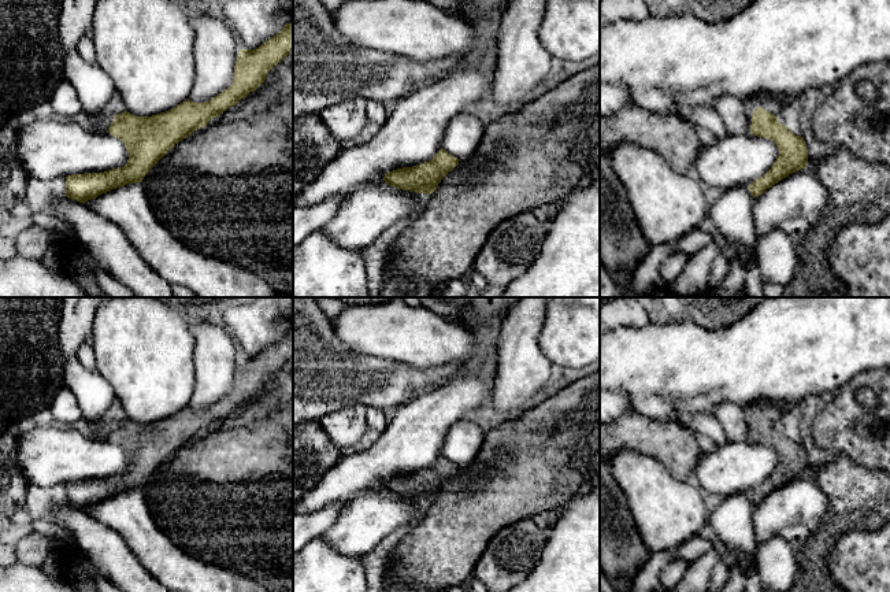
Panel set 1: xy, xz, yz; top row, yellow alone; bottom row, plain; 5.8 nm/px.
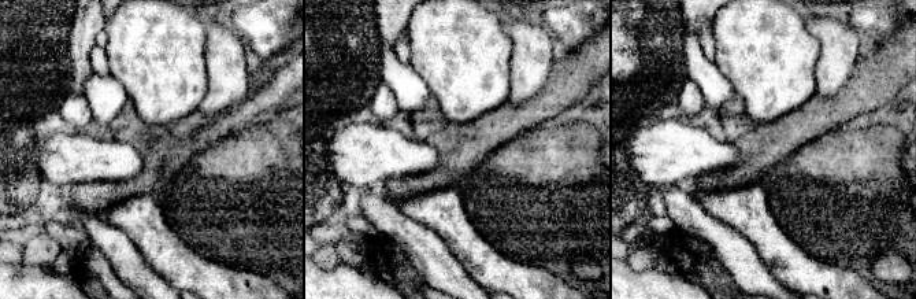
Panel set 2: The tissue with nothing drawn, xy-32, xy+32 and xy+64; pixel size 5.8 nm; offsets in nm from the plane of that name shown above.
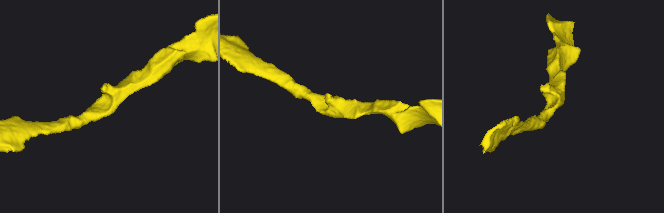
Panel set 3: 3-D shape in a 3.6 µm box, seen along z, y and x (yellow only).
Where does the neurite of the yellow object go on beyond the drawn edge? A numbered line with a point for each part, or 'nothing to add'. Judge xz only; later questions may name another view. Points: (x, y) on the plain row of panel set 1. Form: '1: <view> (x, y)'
nothing to add

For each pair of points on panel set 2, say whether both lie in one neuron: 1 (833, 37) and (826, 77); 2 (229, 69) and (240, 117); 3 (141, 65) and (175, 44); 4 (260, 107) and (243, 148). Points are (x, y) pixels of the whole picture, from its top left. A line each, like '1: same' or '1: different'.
1: same
2: different
3: same
4: different

